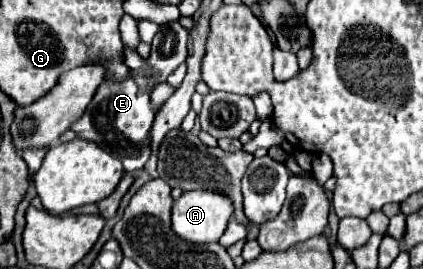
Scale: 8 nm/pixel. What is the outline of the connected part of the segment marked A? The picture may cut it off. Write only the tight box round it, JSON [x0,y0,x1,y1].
[171,189,233,245]

